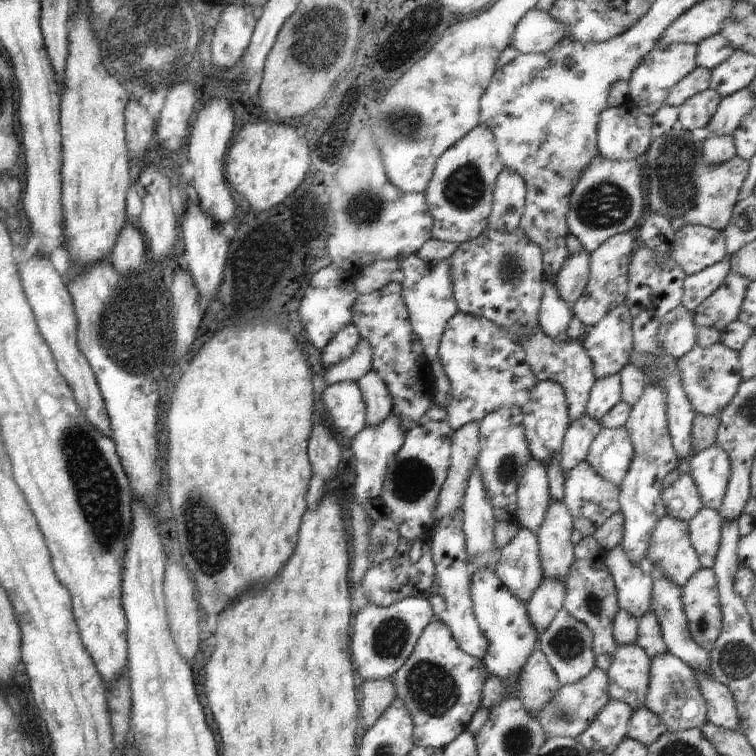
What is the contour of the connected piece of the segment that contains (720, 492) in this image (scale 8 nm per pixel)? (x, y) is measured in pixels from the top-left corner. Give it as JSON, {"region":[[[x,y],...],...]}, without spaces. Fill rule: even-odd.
{"region":[[[717,443],[698,451],[690,460],[689,473],[698,488],[703,506],[720,510],[731,475],[728,453]]]}

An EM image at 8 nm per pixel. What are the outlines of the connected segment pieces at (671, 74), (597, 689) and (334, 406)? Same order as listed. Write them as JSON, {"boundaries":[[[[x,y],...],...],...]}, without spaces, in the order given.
{"boundaries":[[[[690,43],[674,44],[665,48],[653,48],[632,72],[632,76],[628,81],[628,101],[632,101],[644,114],[652,117],[666,102],[666,96],[668,96],[670,88],[676,86],[682,78],[686,78],[697,67],[697,50],[698,46]]],[[[596,667],[586,678],[574,684],[559,686],[554,698],[534,718],[542,726],[546,739],[554,737],[577,739],[596,720],[596,716],[610,699],[607,672]]],[[[357,382],[328,385],[322,392],[322,406],[328,410],[332,427],[350,440],[366,426],[366,402]]]]}

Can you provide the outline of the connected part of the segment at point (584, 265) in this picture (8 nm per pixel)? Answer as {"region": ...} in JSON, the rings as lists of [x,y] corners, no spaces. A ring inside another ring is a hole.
{"region":[[[586,250],[580,254],[568,256],[562,270],[558,272],[555,284],[556,292],[570,308],[578,302],[578,297],[582,296],[589,274],[590,255]]]}

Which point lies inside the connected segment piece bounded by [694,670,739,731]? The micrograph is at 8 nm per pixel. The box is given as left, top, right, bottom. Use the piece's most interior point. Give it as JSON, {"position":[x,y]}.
{"position":[721,707]}

